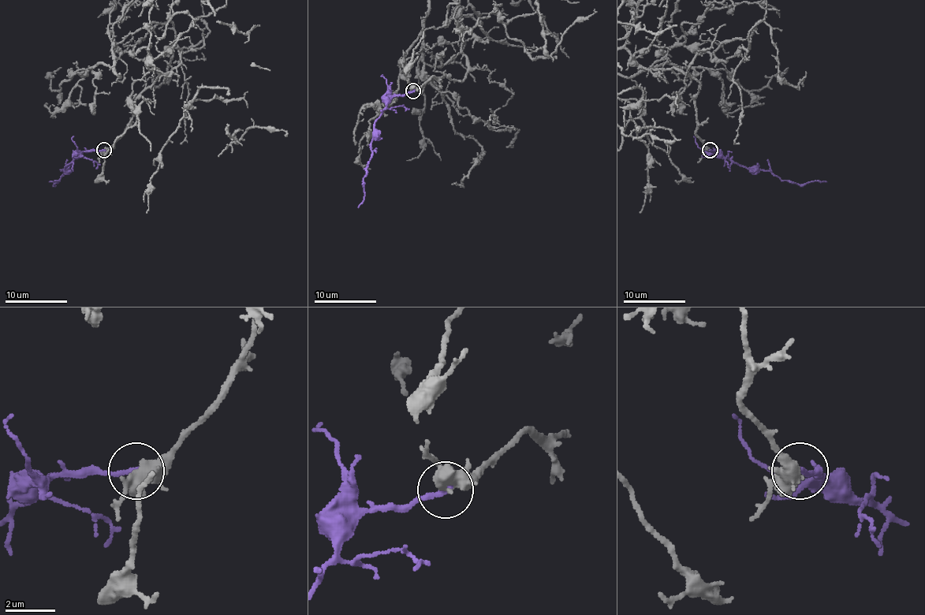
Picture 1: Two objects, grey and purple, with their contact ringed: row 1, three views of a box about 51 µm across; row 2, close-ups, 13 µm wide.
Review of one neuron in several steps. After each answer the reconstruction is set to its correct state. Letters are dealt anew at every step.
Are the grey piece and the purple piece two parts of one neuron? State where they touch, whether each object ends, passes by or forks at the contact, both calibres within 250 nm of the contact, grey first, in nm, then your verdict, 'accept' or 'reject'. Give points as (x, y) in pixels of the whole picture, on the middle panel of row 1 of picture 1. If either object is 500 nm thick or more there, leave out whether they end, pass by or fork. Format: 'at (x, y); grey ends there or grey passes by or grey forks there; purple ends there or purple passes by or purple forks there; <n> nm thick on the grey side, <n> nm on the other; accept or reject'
at (412, 91); grey forks there; purple ends there; 480 nm thick on the grey side, 240 nm on the other; accept

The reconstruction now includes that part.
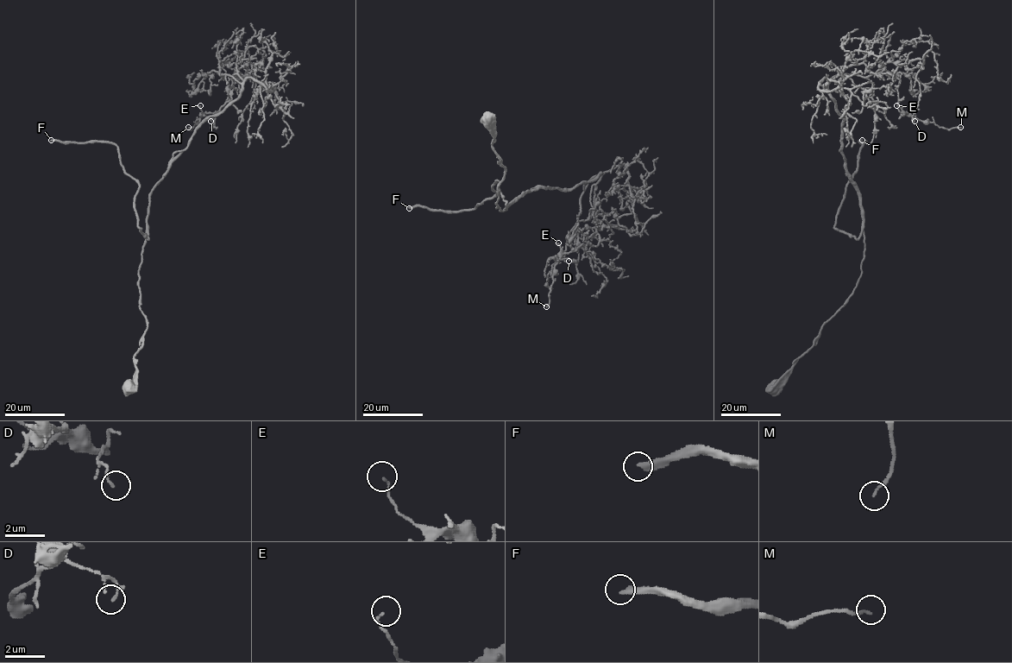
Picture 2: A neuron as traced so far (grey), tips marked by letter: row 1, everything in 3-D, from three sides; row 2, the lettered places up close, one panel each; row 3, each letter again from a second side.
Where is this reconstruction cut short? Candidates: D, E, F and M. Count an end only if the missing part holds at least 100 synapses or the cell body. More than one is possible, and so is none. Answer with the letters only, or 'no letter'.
F

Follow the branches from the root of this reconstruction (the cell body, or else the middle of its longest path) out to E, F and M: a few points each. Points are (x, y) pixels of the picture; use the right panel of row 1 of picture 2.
E: (774, 388), (862, 273), (860, 192), (827, 83), (863, 63), (900, 80), (907, 113), (896, 105)
F: (774, 388), (813, 345), (861, 274), (864, 232), (856, 238), (834, 226), (862, 140)
M: (774, 388), (862, 273), (860, 192), (827, 83), (863, 63), (900, 80), (905, 112), (960, 127)

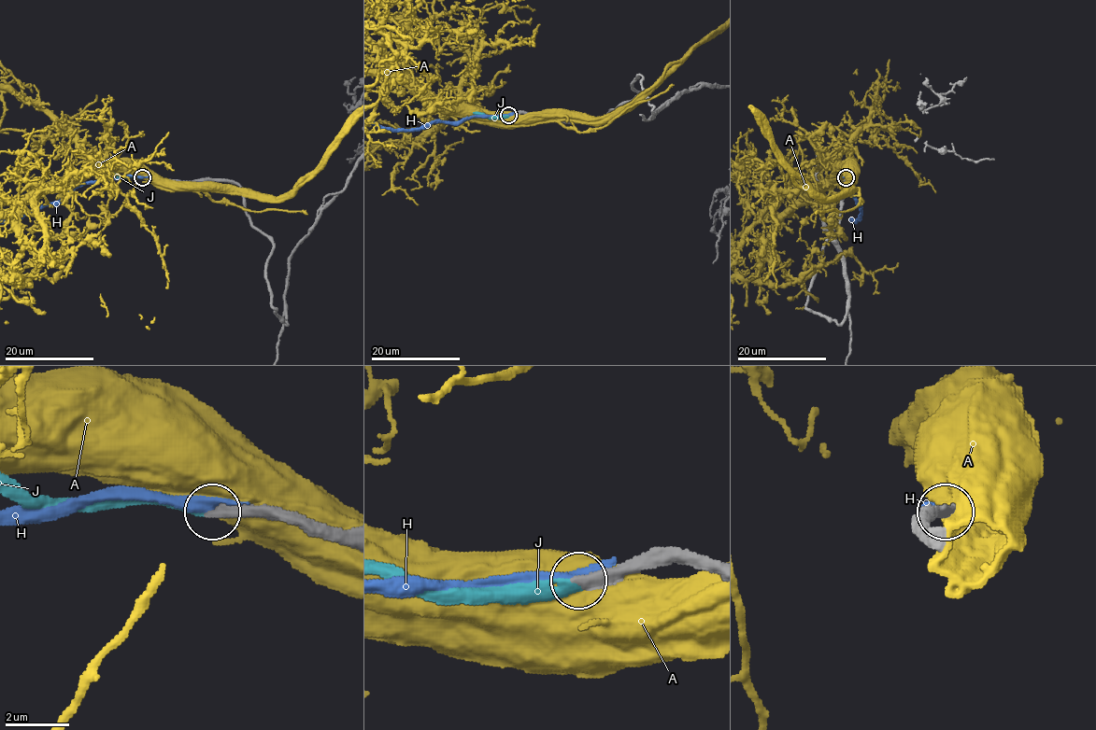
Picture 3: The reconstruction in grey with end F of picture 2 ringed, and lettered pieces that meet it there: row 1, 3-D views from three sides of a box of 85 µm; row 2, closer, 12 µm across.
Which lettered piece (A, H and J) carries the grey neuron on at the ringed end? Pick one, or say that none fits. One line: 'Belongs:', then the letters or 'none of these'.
Belongs: J

